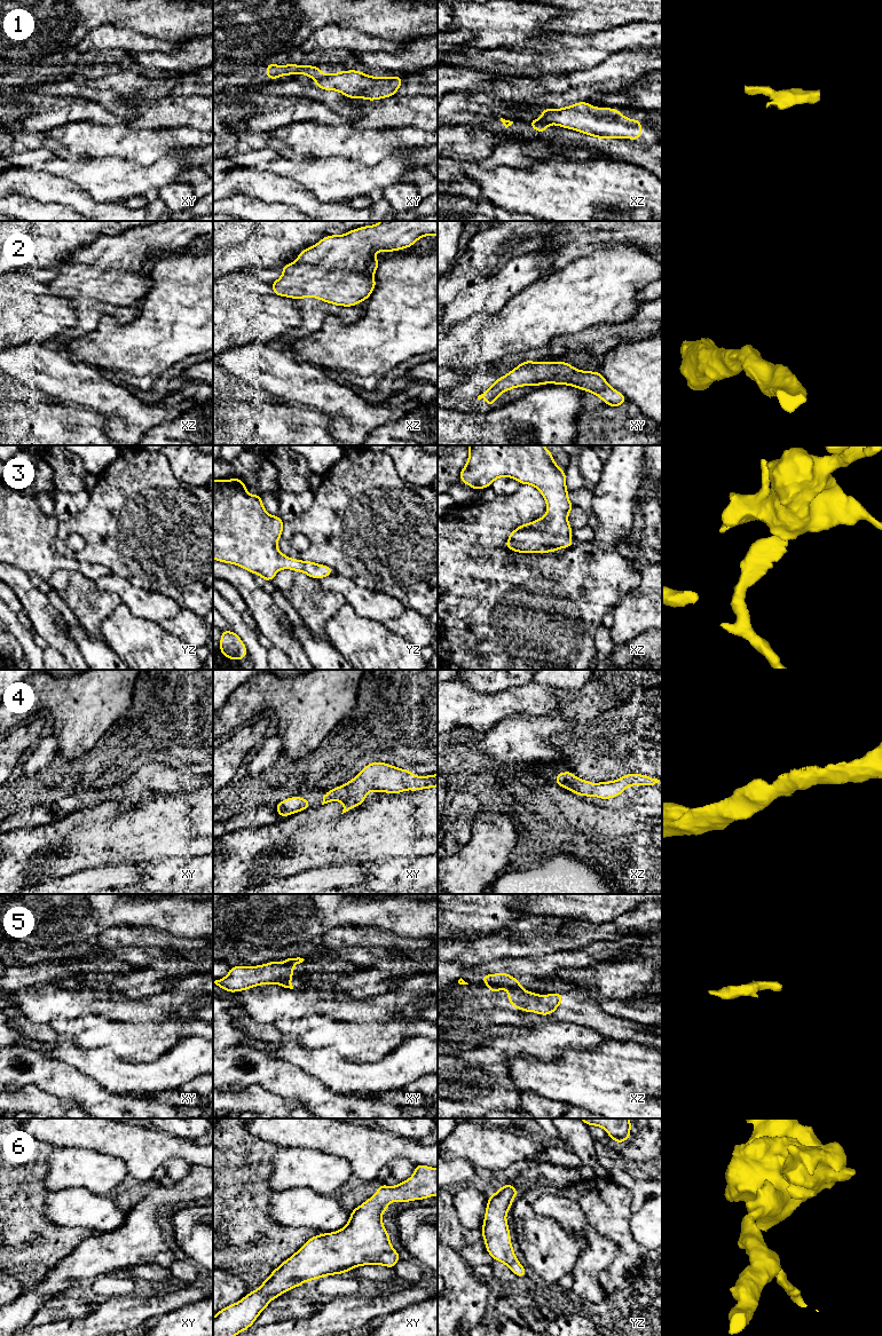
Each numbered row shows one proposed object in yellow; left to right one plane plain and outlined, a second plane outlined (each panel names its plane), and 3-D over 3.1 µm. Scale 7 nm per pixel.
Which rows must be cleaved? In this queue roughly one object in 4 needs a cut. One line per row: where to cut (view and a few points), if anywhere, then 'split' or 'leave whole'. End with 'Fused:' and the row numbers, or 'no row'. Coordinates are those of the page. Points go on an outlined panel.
1: cut in xy along (324, 73), (316, 80); split
2: no cut; leave whole
3: no cut; leave whole
4: no cut; leave whole
5: cut in xz along (519, 983), (509, 989); split
6: no cut; leave whole
Fused: 1, 5

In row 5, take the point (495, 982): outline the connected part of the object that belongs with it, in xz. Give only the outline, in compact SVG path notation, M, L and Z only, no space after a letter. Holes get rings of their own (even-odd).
M506 972L481 975L490 993L498 993L501 989L517 988L520 982L518 979L509 975Z

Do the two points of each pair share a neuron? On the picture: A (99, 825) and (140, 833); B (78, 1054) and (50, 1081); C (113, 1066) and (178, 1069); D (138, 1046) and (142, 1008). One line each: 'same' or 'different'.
A: same
B: different
C: same
D: different

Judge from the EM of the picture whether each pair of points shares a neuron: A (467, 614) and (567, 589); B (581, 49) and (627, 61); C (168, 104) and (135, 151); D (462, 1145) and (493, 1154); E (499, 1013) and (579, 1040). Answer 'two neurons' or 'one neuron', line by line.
A: one neuron
B: two neurons
C: two neurons
D: one neuron
E: two neurons

